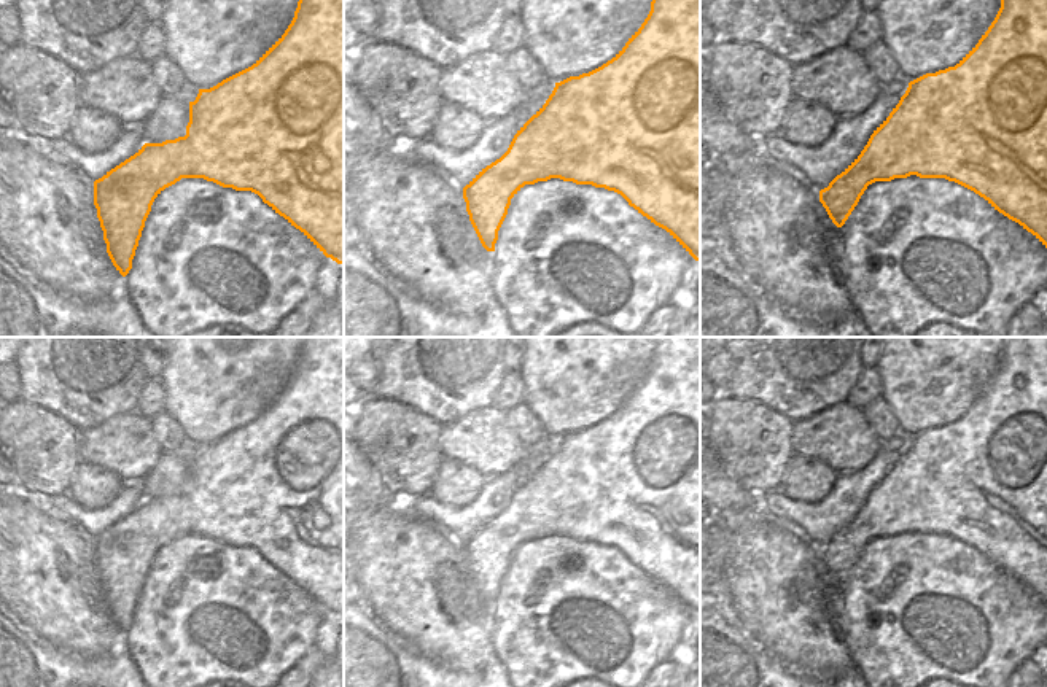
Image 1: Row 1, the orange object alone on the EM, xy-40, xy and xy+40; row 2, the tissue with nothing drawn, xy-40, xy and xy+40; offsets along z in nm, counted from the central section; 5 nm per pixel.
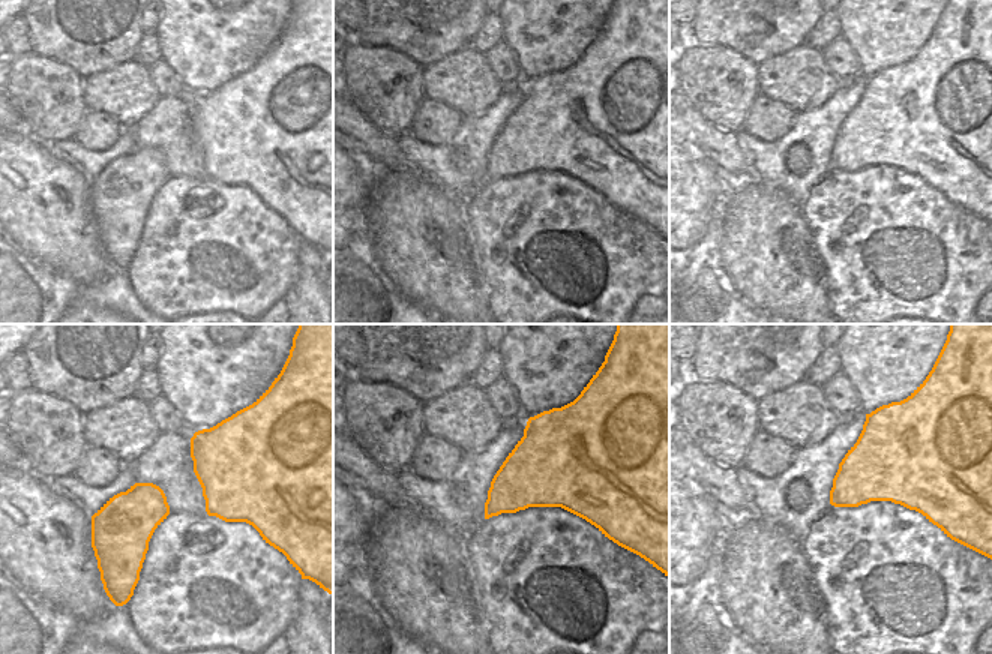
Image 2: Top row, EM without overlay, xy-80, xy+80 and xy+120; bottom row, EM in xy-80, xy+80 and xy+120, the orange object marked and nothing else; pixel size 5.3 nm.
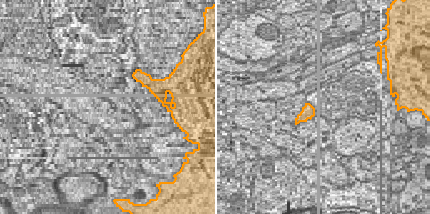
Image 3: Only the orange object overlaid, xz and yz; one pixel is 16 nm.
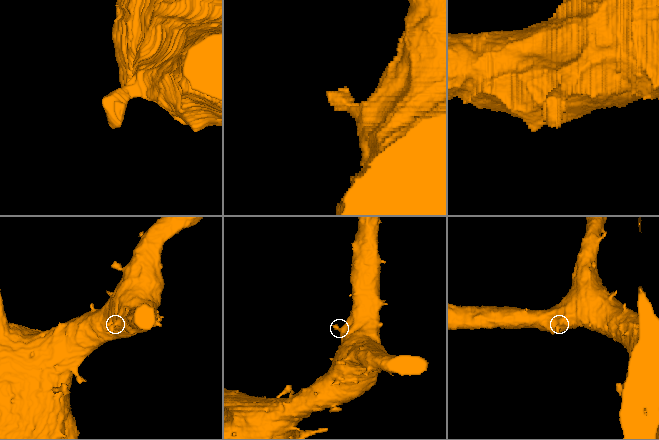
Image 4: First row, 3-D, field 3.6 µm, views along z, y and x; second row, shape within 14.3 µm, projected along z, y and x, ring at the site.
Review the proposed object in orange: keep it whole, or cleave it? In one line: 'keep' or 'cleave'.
keep

